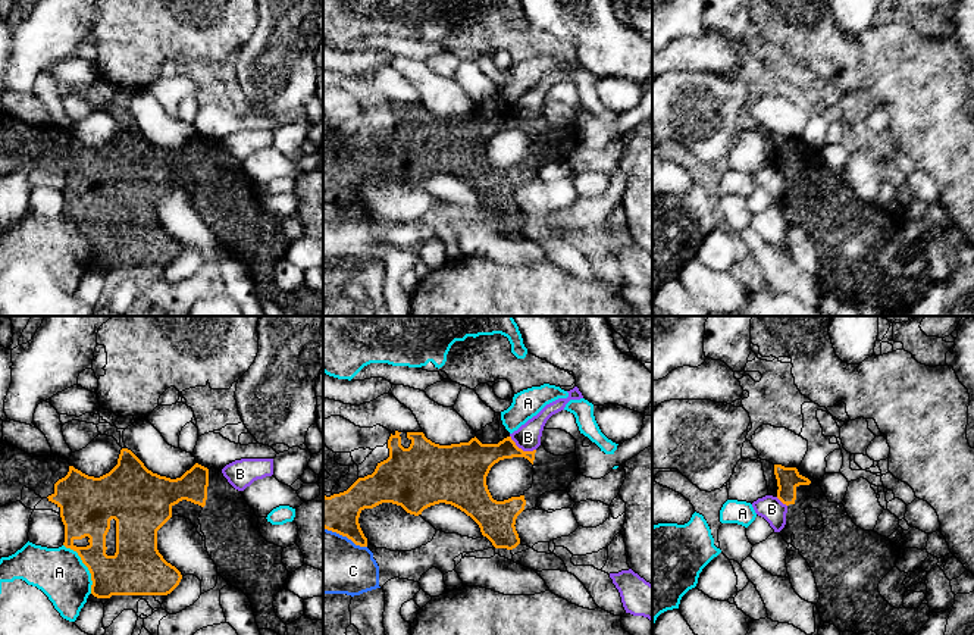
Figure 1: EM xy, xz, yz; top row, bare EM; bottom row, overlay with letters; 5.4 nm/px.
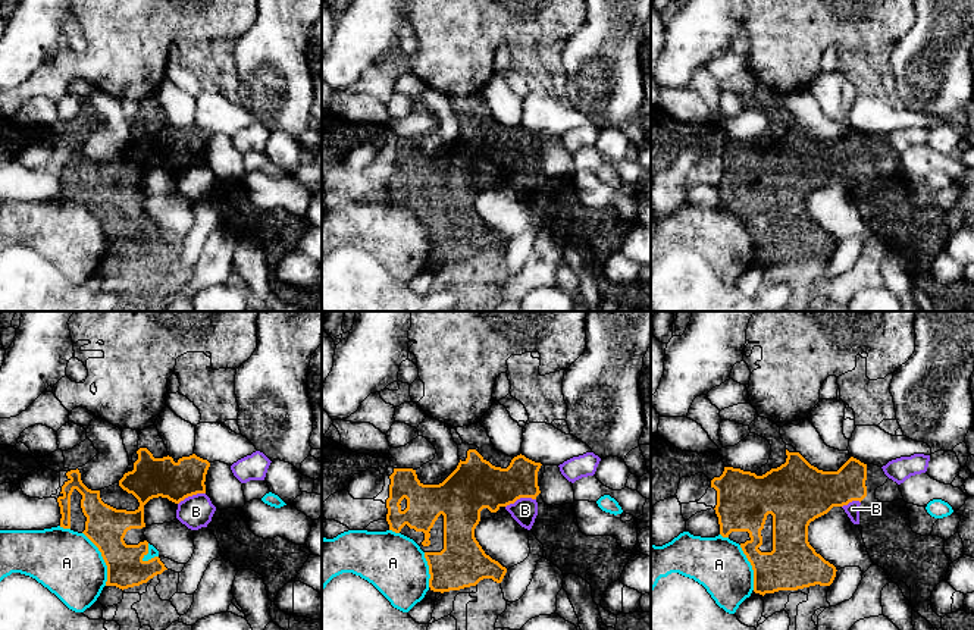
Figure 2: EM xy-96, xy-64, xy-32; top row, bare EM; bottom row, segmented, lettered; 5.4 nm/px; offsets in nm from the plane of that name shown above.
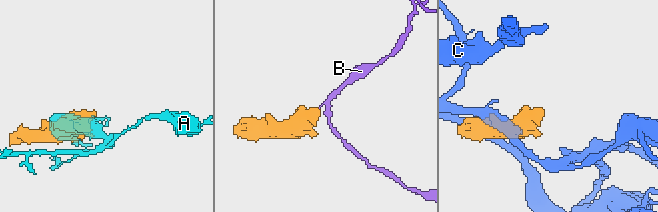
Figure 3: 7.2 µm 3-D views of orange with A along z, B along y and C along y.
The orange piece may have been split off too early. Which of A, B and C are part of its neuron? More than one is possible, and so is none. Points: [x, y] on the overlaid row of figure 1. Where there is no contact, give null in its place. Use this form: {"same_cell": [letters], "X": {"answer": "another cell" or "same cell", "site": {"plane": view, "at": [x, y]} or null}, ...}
{"same_cell": [], "A": {"answer": "another cell", "site": {"plane": "xy", "at": [85, 565]}}, "B": {"answer": "another cell", "site": {"plane": "xz", "at": [520, 449]}}, "C": {"answer": "another cell", "site": {"plane": "xz", "at": [345, 535]}}}

